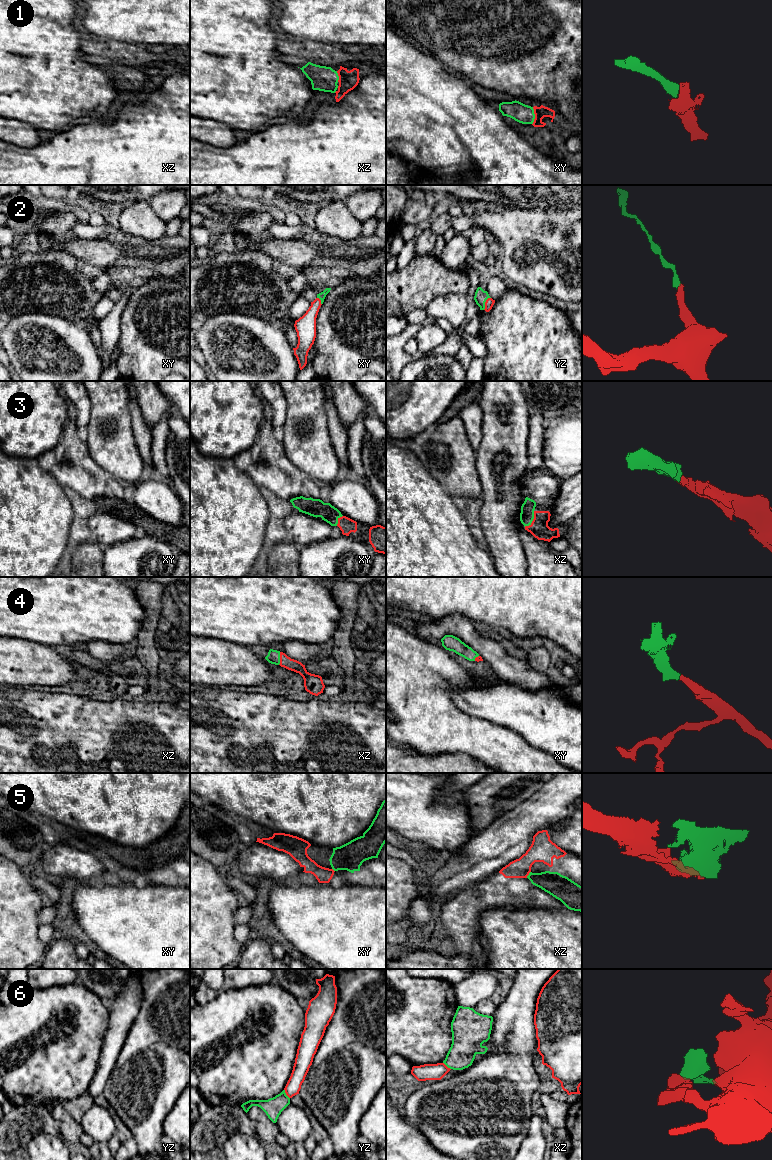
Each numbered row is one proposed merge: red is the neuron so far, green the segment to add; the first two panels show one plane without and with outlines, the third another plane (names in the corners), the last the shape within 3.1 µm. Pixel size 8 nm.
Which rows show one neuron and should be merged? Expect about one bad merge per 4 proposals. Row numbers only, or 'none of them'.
1, 2, 3, 4, 5

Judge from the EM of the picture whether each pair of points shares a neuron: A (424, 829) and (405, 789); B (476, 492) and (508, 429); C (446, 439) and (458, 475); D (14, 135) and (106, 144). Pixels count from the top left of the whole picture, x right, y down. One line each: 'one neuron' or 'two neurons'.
A: one neuron
B: two neurons
C: one neuron
D: two neurons

